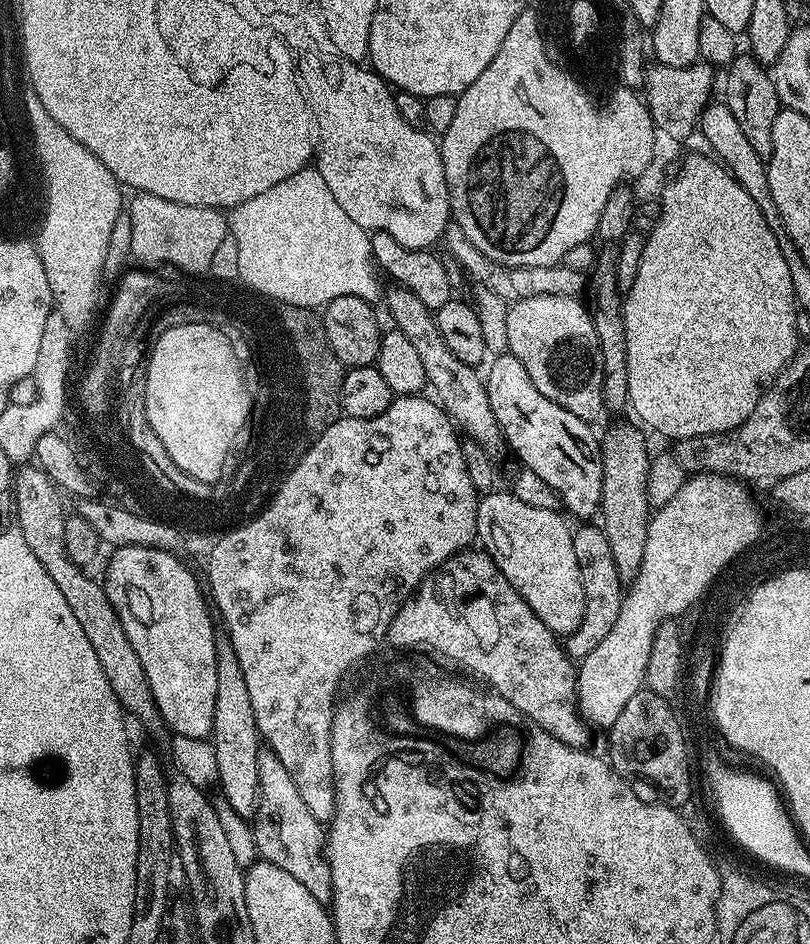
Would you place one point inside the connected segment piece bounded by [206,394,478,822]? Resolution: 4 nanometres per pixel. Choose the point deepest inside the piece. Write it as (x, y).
(307, 591)

